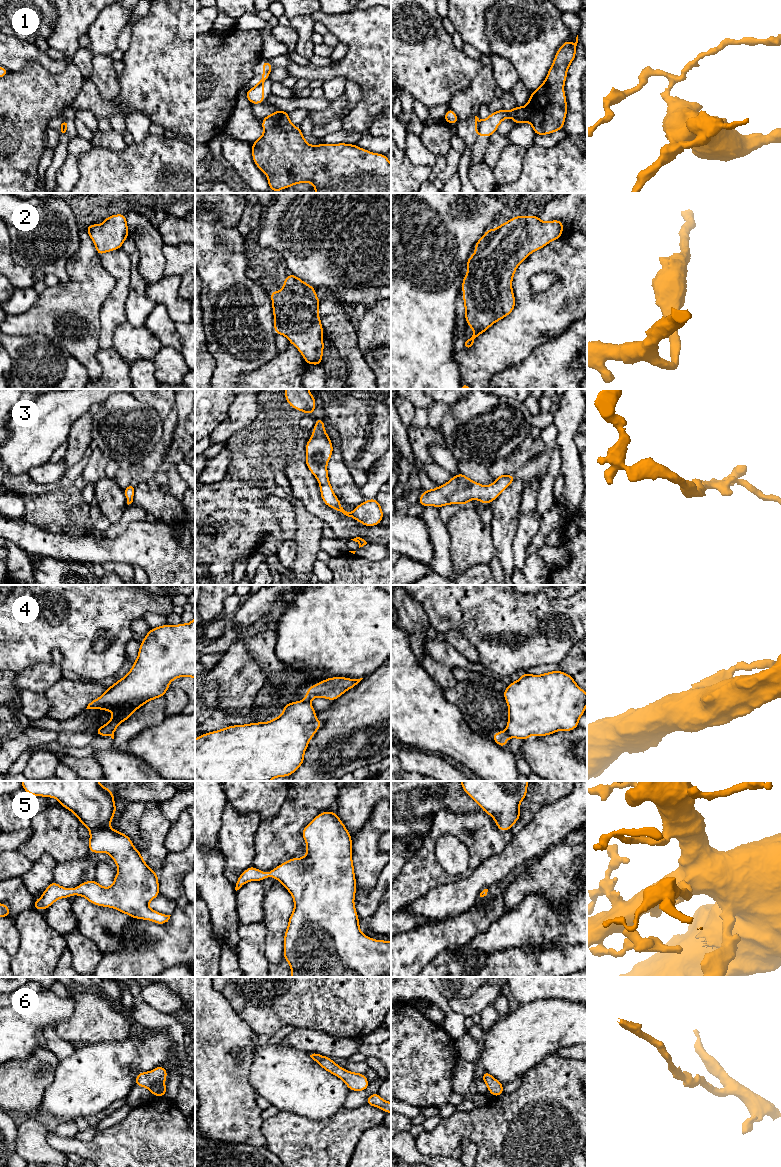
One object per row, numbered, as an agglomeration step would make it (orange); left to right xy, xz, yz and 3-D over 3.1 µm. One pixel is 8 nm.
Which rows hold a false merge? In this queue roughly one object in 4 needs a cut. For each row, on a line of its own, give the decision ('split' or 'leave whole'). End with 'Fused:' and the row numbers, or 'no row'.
1: split
2: leave whole
3: leave whole
4: split
5: leave whole
6: leave whole
Fused: 1, 4

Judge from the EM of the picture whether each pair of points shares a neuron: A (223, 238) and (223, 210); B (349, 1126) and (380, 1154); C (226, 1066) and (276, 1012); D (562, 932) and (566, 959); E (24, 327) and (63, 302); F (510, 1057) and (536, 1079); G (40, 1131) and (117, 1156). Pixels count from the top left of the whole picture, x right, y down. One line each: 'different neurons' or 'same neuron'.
A: different neurons
B: different neurons
C: different neurons
D: different neurons
E: same neuron
F: different neurons
G: different neurons

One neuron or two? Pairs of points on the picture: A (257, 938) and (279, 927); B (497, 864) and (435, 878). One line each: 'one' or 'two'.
A: two
B: two

